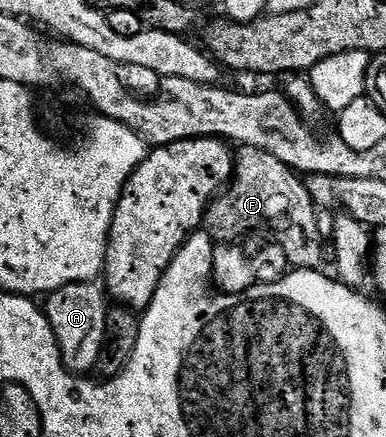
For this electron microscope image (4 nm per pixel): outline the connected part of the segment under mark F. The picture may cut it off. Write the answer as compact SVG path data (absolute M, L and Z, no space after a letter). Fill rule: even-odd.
M240 146L234 154L230 185L208 203L202 229L212 237L213 243L232 244L251 230L270 232L272 216L276 222L282 222L284 218L290 220L310 210L318 210L318 207L308 192L305 179L297 171L262 148Z

